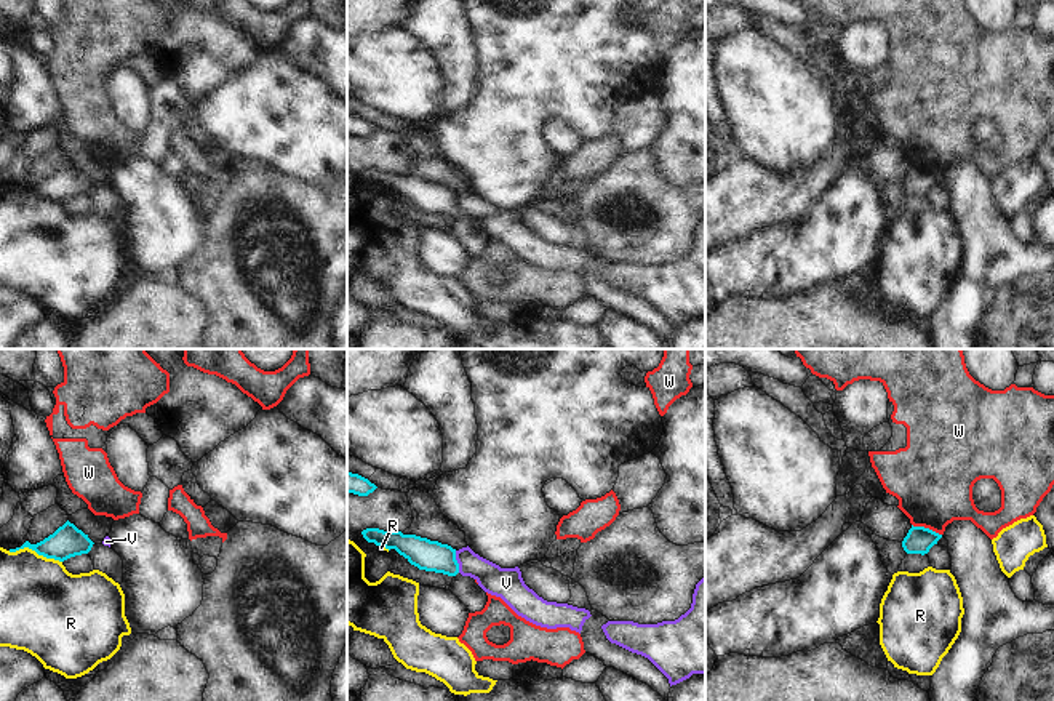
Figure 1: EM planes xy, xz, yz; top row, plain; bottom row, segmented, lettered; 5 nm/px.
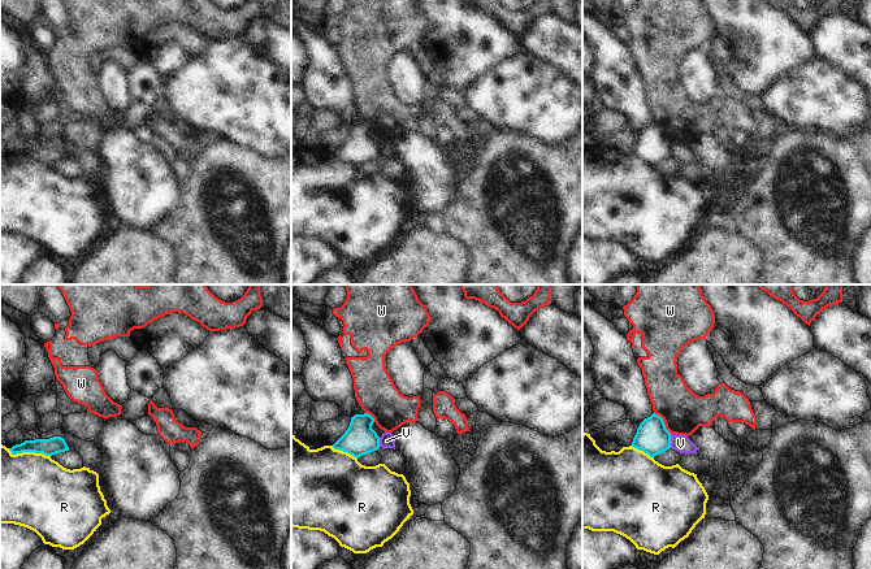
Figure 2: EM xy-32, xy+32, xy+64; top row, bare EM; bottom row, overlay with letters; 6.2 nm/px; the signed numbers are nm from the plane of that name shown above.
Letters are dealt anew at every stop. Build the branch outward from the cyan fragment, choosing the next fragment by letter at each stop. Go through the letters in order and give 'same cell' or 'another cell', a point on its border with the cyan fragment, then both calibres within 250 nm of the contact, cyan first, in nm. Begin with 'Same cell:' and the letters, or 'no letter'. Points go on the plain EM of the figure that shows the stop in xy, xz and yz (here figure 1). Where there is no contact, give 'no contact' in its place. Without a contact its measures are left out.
Same cell: no letter
R: another cell | xy (35, 192) | 160/400 nm
V: another cell | xz (456, 204) | 160/150 nm
W: another cell | yz (926, 170) | 140/400 nm

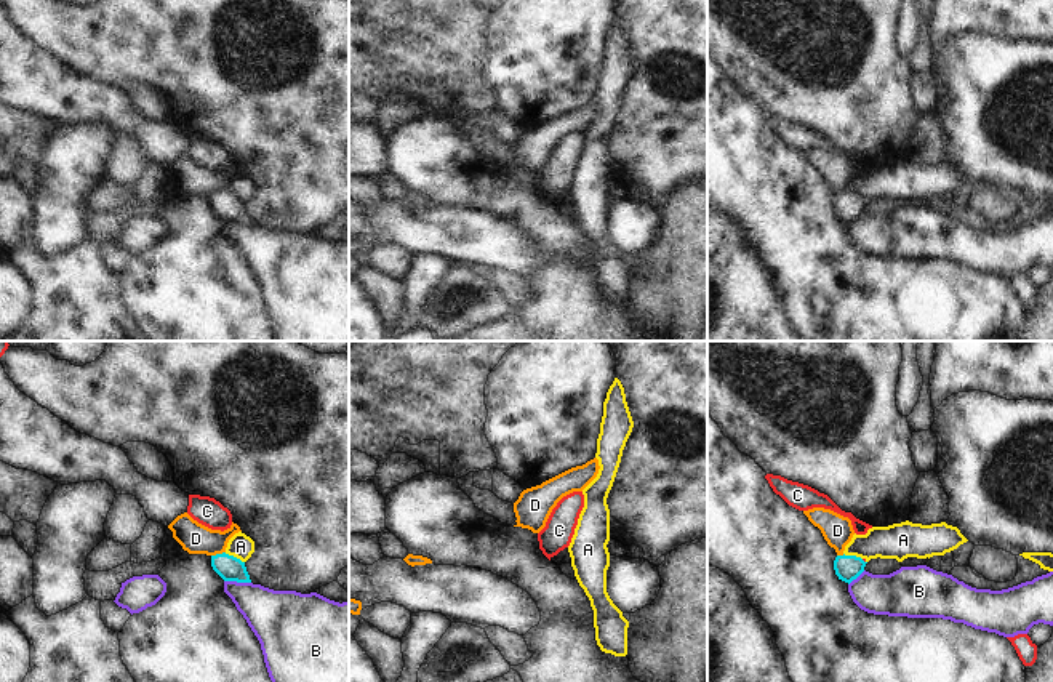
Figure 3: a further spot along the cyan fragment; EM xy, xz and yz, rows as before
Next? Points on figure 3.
Same cell: C
A: another cell | xy (234, 199) | 130/120 nm
B: another cell | xy (237, 223) | 130/260 nm
C: same cell | yz (863, 202) | 130/20 nm
D: another cell | xy (218, 196) | 130/160 nm

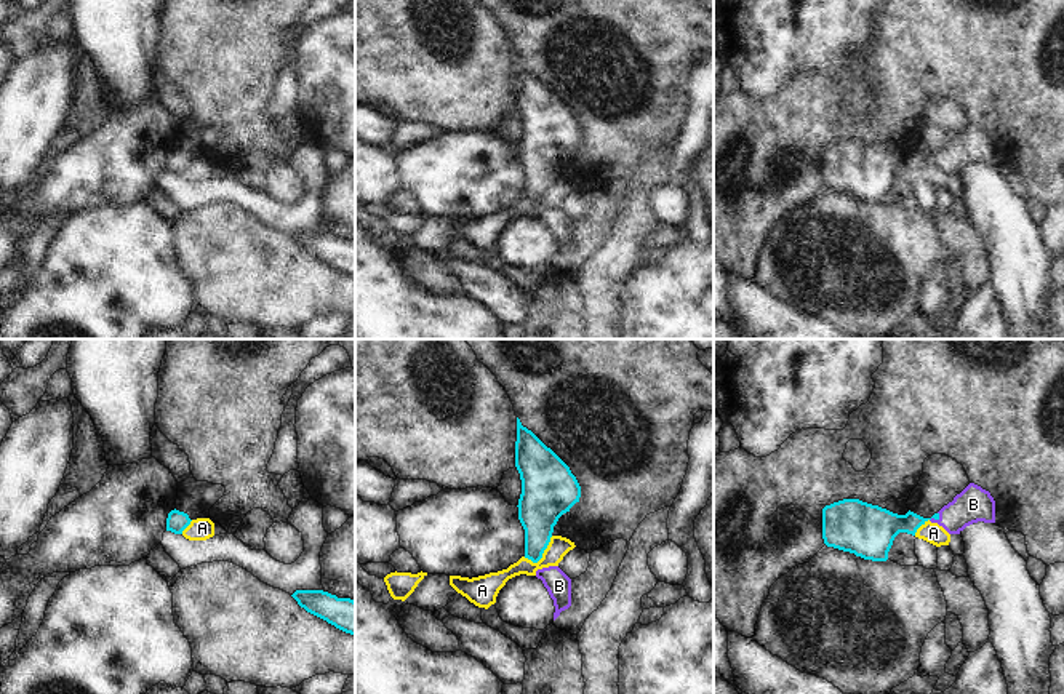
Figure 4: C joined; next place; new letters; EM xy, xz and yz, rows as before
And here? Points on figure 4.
Same cell: B
A: another cell | xz (541, 197) | 220/100 nm
B: same cell | yz (935, 160) | 140/180 nm

